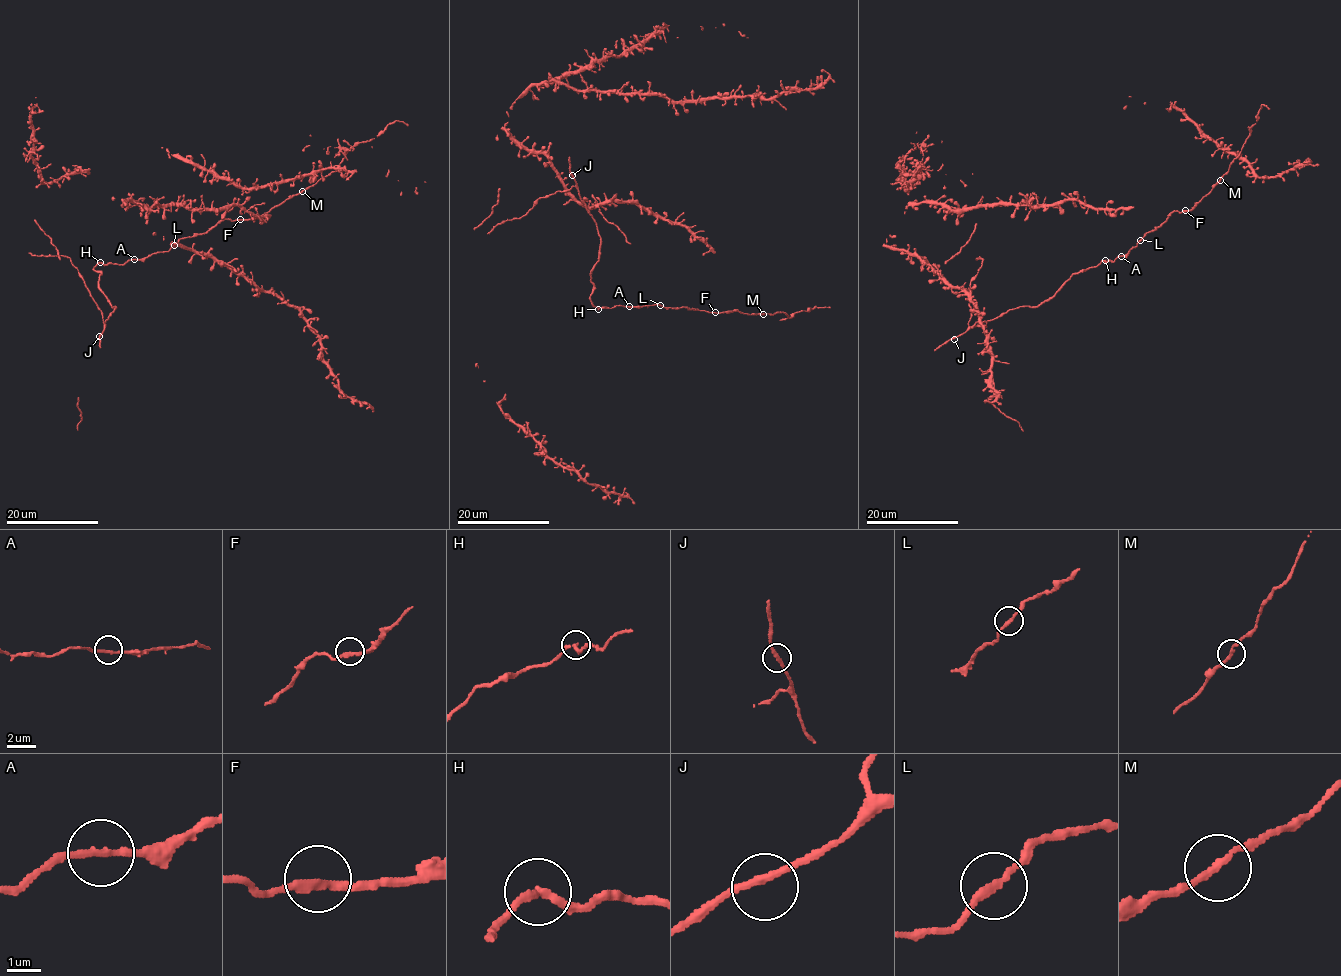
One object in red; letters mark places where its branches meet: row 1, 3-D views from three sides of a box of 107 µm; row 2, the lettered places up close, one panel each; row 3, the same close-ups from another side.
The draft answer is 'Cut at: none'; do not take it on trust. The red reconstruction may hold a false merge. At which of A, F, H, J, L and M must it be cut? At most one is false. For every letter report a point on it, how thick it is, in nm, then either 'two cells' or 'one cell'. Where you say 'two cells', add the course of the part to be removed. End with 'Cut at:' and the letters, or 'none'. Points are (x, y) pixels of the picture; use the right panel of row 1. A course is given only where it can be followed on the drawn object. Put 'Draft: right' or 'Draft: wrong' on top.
Draft: right
A: place (1121, 256); calibre 190 nm; one cell
F: place (1185, 210); calibre 200 nm; one cell
H: place (1105, 260); calibre 180 nm; one cell
J: place (954, 339); calibre 200 nm; one cell
L: place (1140, 240); calibre 190 nm; one cell
M: place (1220, 180); calibre 190 nm; one cell
Cut at: none

